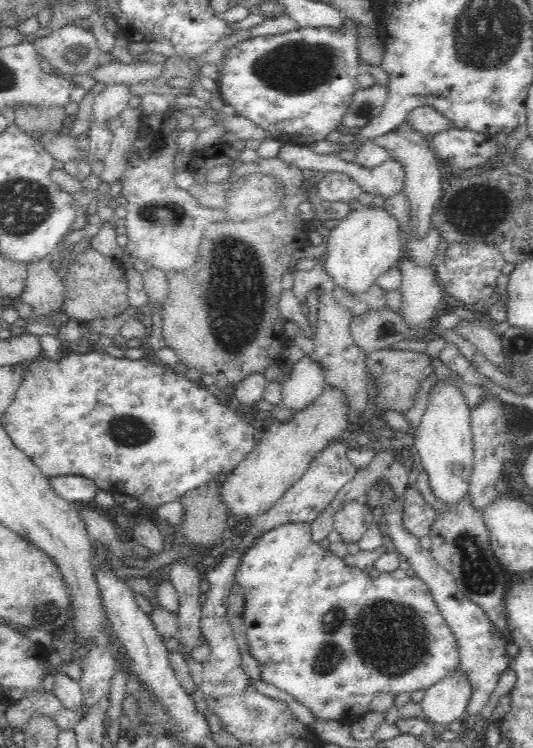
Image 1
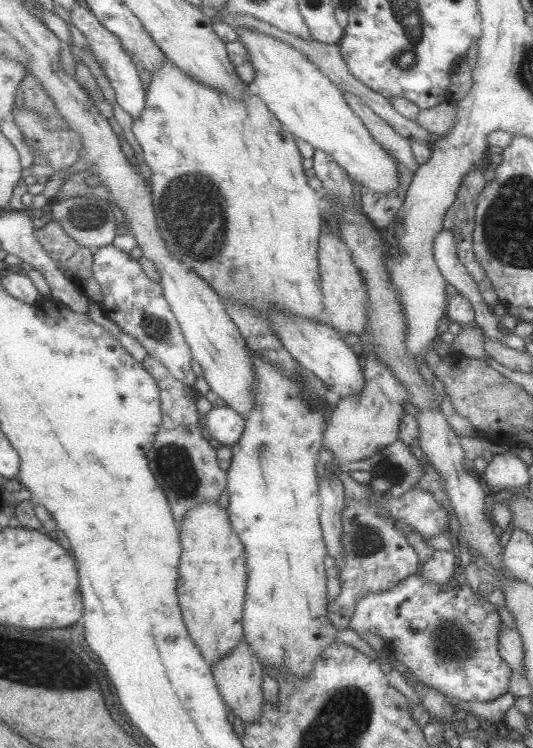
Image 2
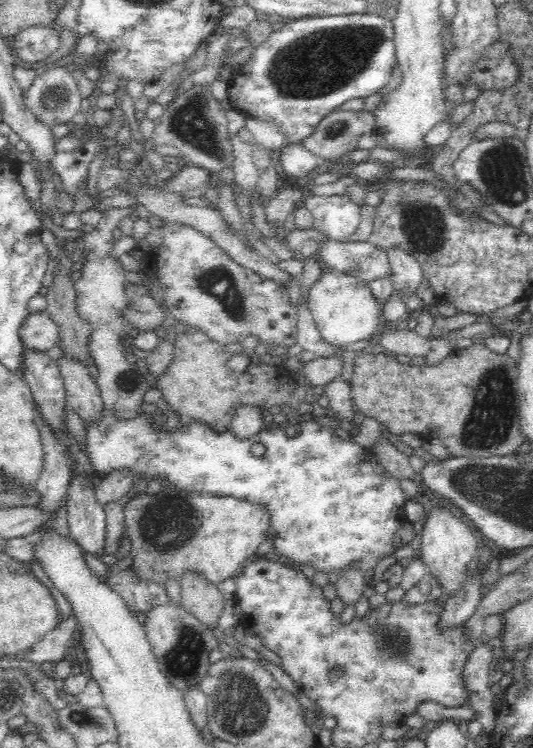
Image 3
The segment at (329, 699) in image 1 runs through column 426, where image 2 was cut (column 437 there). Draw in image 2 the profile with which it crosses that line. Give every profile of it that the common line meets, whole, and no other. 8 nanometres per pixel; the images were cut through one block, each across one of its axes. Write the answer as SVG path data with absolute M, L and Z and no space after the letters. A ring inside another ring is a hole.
M420 574L402 580L393 590L367 595L357 605L356 613L351 619L348 628L354 629L359 635L365 634L365 632L375 631L386 640L387 646L394 652L397 660L404 663L409 670L421 680L424 680L427 684L439 689L443 694L465 702L489 702L489 700L495 700L495 698L499 698L499 696L506 694L507 689L510 686L510 666L501 657L498 651L498 634L501 632L501 630L499 630L499 624L501 624L501 620L499 620L499 616L497 616L497 612L495 612L495 605L483 600L482 597L477 596L477 594L473 592L473 588L471 588L466 581L460 583L450 582L445 586L440 586L440 584L429 582Z

